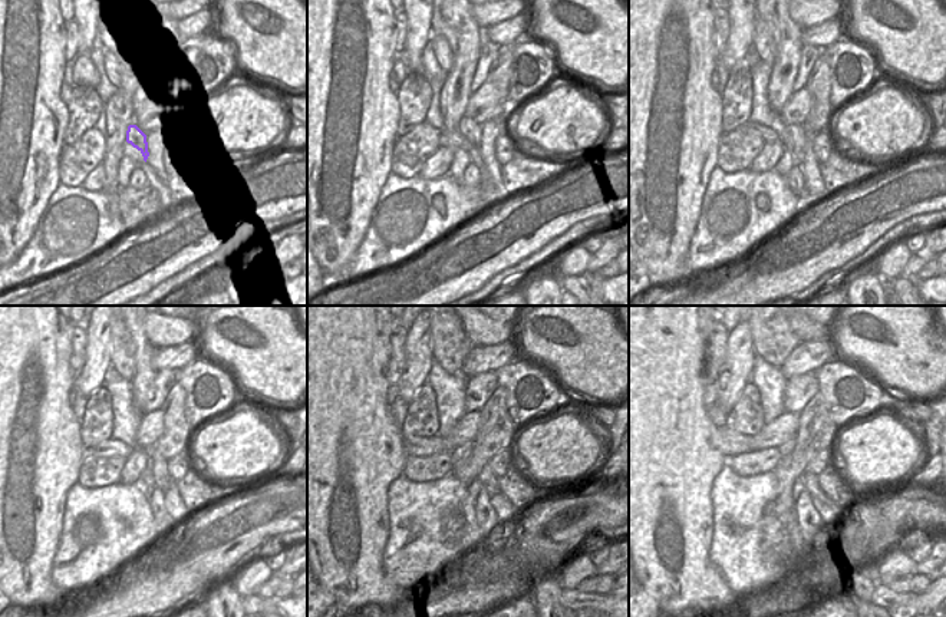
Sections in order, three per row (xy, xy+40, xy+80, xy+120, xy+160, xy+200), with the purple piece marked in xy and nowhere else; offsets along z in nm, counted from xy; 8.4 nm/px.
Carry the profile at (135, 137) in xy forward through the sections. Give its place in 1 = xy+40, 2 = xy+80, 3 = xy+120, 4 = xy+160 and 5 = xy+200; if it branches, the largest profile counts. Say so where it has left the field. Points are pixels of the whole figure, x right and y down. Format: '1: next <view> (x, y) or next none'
1: next xy+40 (455, 139)
2: next xy+80 (768, 135)
3: next xy+120 (108, 448)
4: next xy+160 (418, 445)
5: next xy+200 (731, 444)

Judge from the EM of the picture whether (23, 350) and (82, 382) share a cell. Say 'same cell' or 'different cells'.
different cells

